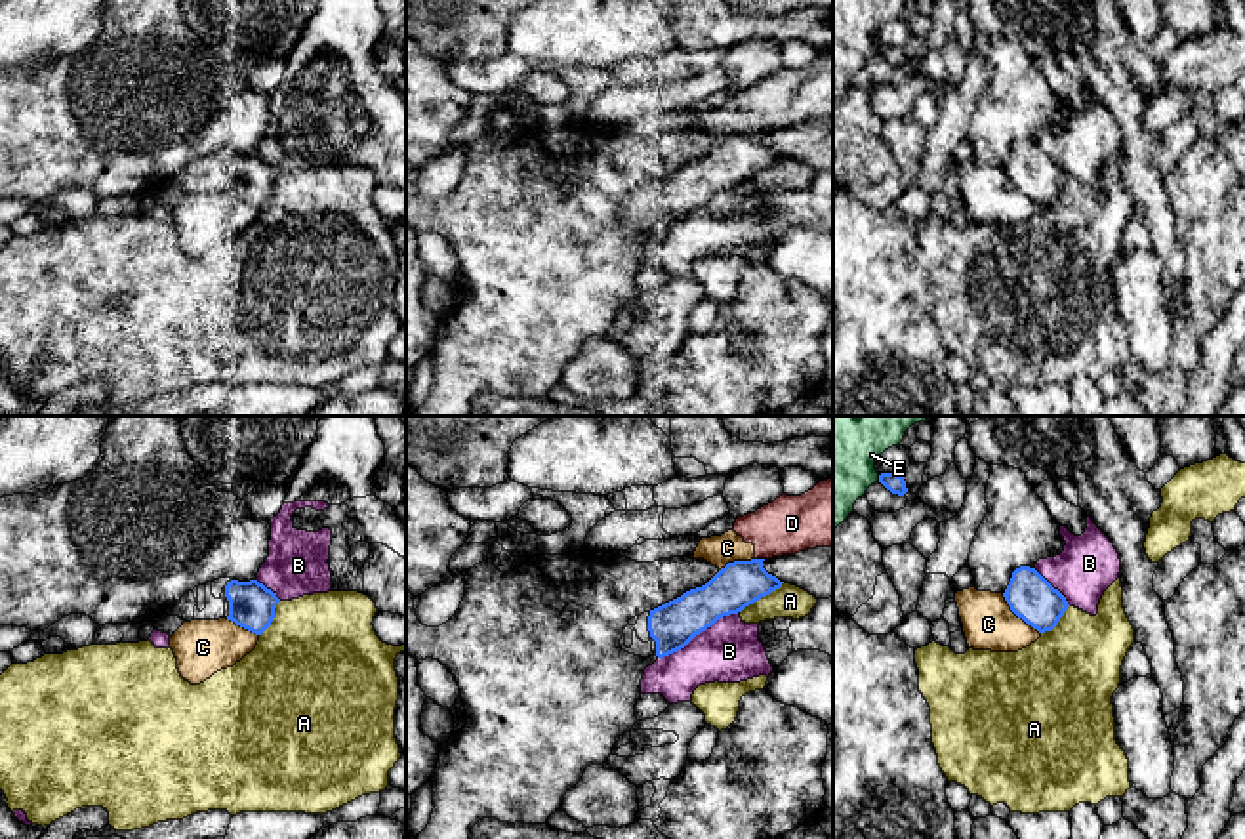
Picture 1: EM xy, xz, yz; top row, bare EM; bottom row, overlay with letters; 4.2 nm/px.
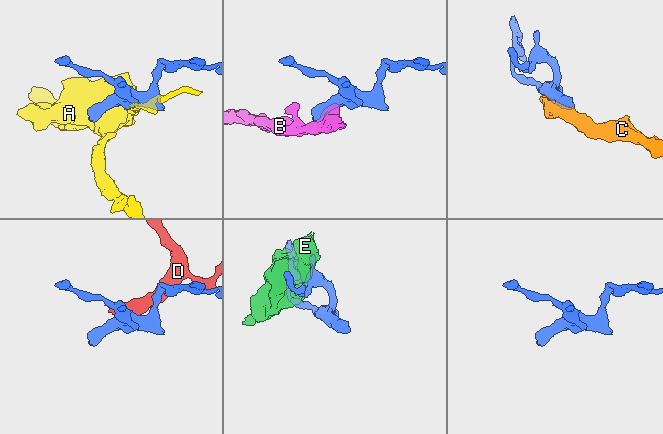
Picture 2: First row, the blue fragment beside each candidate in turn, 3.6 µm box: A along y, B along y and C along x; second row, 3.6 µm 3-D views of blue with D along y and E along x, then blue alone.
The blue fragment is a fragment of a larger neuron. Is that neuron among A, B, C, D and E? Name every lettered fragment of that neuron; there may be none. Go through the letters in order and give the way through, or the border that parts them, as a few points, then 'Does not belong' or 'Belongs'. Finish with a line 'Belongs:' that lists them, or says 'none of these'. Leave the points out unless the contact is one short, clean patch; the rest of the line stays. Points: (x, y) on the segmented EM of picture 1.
A: Does not belong
B: Does not belong
C: Does not belong
D: Boundary: xz (755, 557), (763, 559). Does not belong
E: Does not belong
Belongs: none of these

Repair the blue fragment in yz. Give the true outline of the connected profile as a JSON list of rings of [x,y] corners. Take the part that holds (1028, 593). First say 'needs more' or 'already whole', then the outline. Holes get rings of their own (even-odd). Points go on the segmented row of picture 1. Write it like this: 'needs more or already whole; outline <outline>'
already whole; outline [[[1030,566],[1012,572],[1003,597],[1010,610],[1039,633],[1052,631],[1070,606],[1066,597]]]

